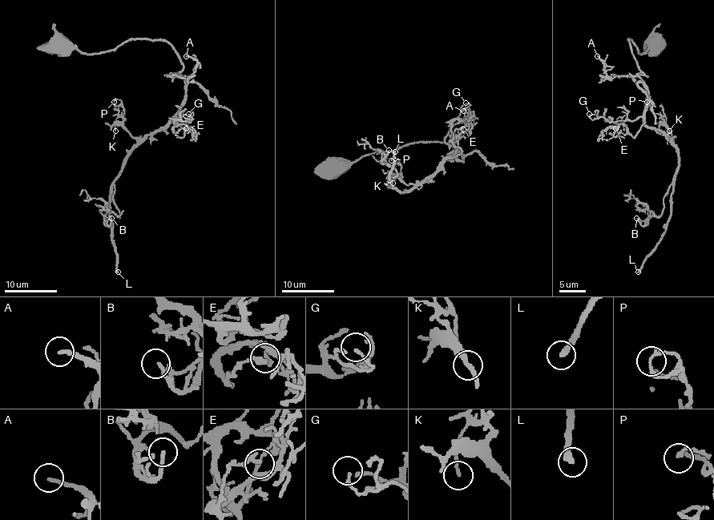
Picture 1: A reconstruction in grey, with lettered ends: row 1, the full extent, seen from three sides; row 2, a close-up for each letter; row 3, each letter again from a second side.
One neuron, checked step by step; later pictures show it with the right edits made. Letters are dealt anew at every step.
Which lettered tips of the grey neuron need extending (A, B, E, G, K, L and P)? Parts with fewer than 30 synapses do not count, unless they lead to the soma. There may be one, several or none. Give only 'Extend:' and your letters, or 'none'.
Extend: L

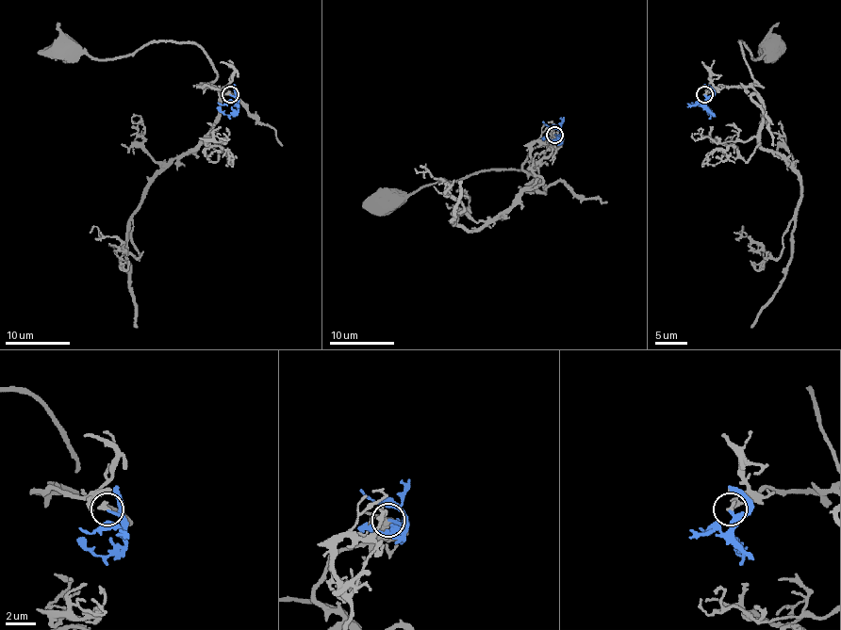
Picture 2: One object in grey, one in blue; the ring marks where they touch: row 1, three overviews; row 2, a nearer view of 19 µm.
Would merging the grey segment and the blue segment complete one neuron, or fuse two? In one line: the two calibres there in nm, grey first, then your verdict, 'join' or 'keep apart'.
220/170 nm | keep apart

